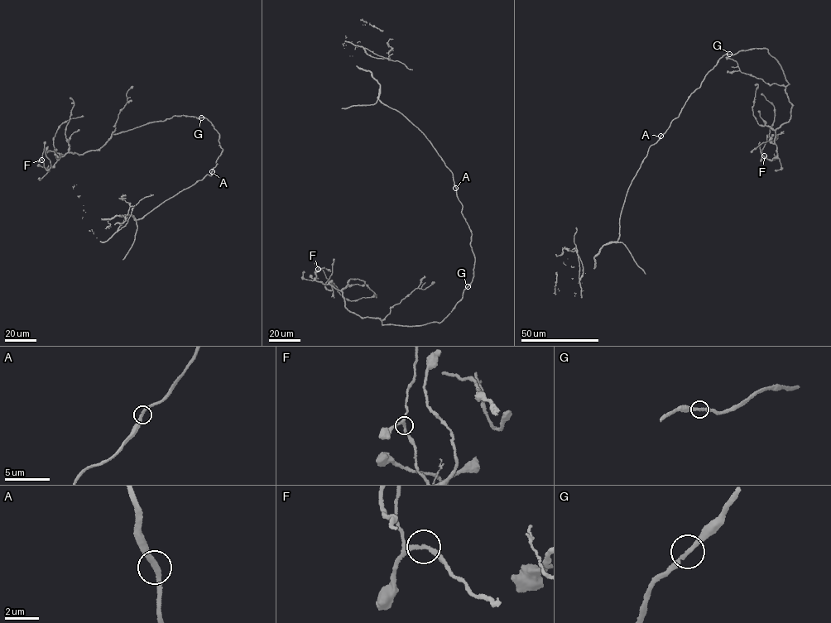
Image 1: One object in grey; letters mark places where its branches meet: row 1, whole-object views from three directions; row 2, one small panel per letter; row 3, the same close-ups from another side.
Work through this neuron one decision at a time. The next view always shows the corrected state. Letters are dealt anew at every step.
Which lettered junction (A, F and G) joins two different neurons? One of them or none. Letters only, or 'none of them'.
none of them

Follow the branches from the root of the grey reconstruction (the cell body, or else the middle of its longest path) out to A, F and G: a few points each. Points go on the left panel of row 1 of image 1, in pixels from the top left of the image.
A: (218, 141), (223, 150), (212, 171)
F: (218, 141), (218, 132), (206, 118), (174, 116), (112, 133), (97, 150), (68, 152), (49, 170), (41, 159)
G: (218, 141), (218, 132), (211, 122), (201, 117)

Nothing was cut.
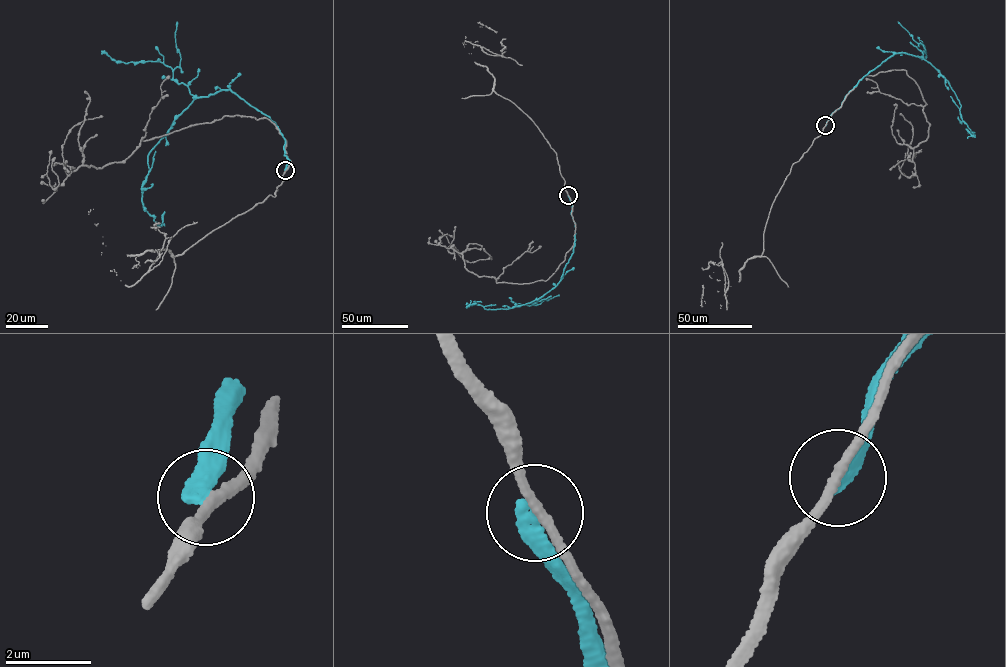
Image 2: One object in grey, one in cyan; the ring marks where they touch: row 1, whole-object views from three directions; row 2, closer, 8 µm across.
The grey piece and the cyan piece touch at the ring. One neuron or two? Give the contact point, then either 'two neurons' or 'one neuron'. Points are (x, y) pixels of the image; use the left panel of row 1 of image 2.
place (285, 170); two neurons

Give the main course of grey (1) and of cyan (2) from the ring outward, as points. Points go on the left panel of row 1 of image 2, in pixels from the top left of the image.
1: (286, 170), (275, 124), (237, 115), (141, 140), (122, 161), (67, 174), (68, 131), (102, 116)
2: (285, 170), (286, 142), (269, 118), (229, 90), (197, 98), (148, 160), (144, 209), (159, 226), (164, 211)

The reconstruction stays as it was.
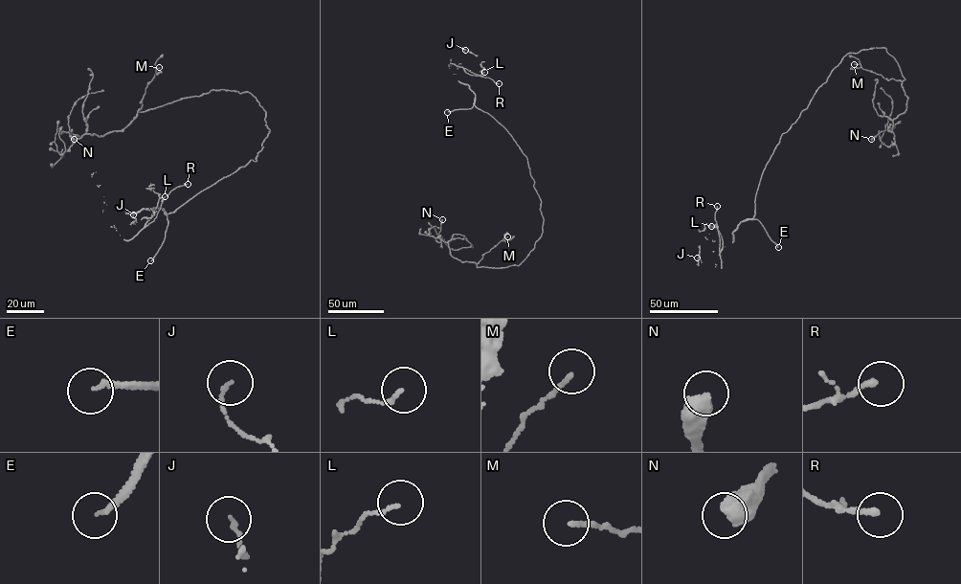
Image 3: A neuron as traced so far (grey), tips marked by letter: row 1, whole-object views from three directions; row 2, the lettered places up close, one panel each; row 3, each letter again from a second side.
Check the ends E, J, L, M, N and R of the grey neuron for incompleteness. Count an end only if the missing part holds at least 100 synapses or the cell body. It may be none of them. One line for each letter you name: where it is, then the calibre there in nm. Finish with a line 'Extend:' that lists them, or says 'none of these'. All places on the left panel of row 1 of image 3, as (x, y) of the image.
E: (150, 260) | 140 nm
Extend: E

